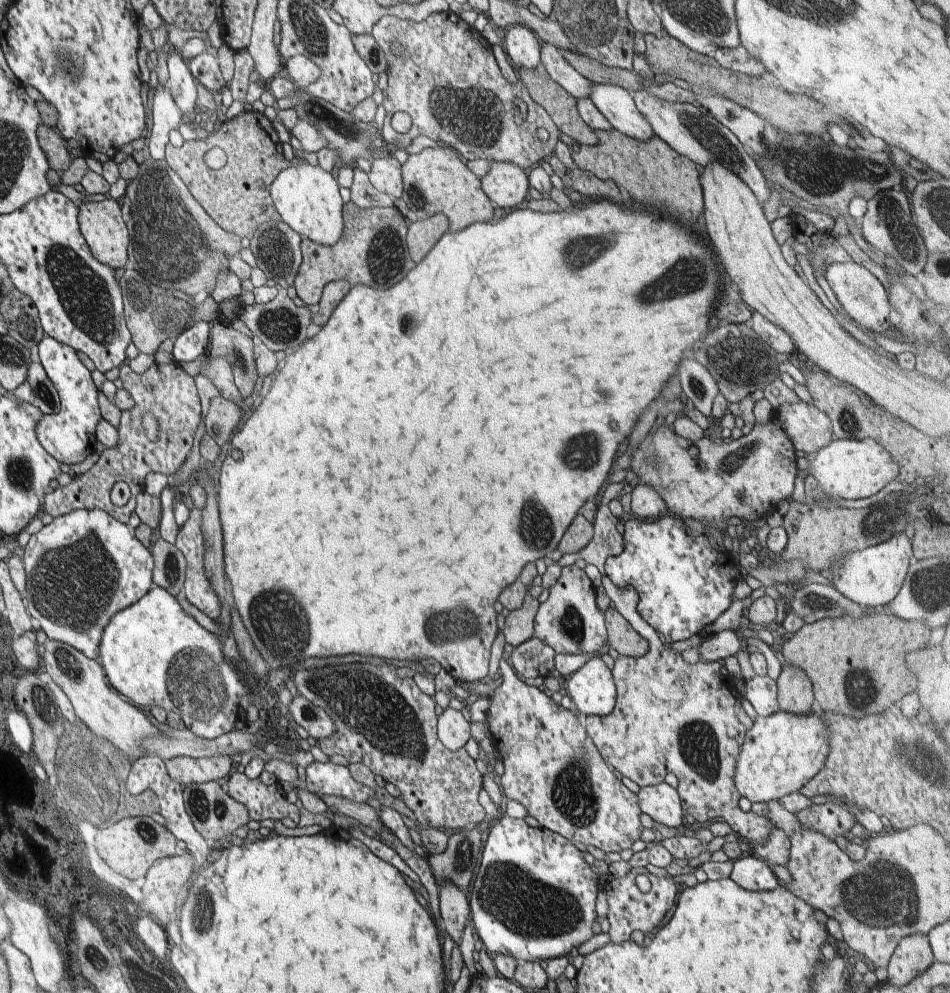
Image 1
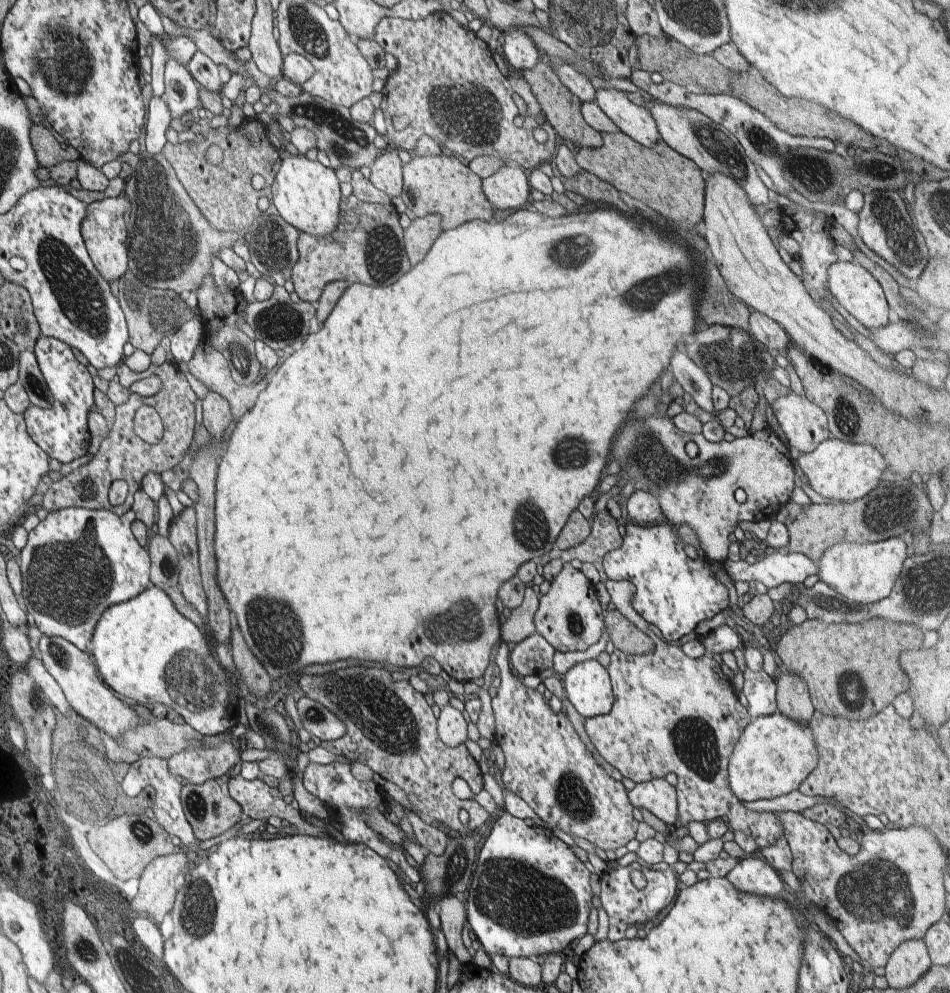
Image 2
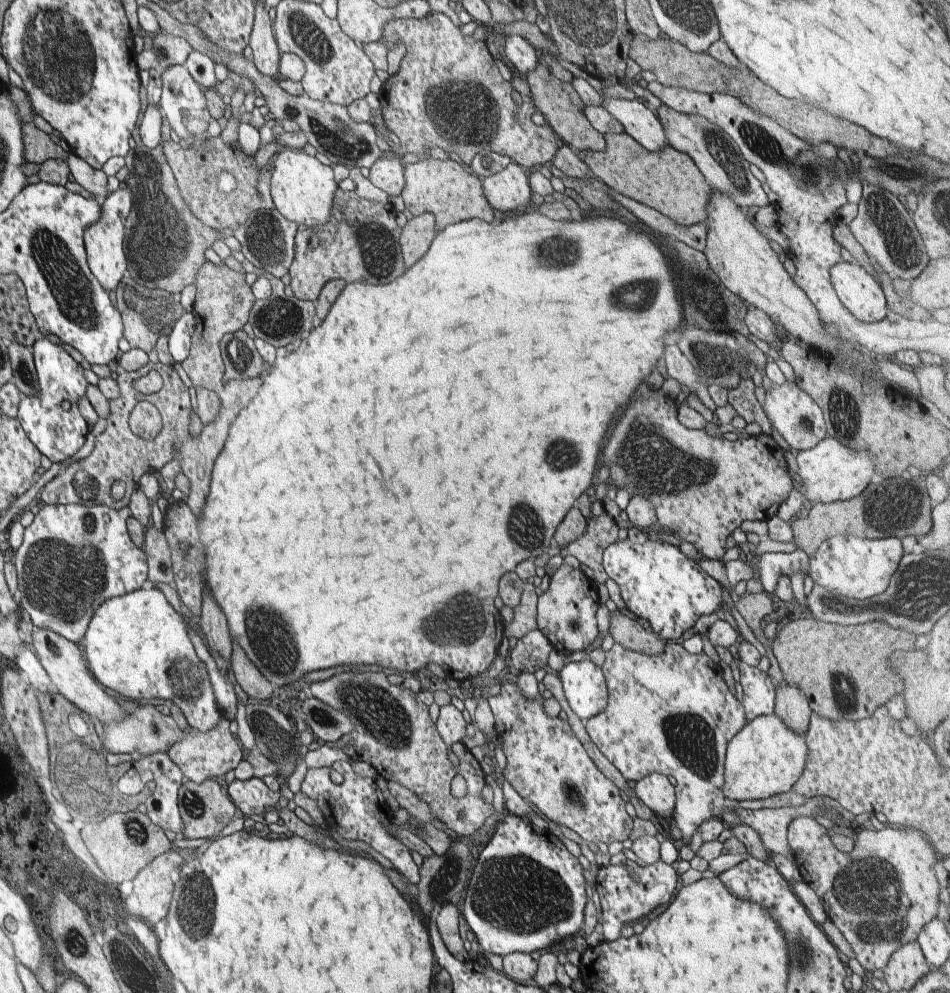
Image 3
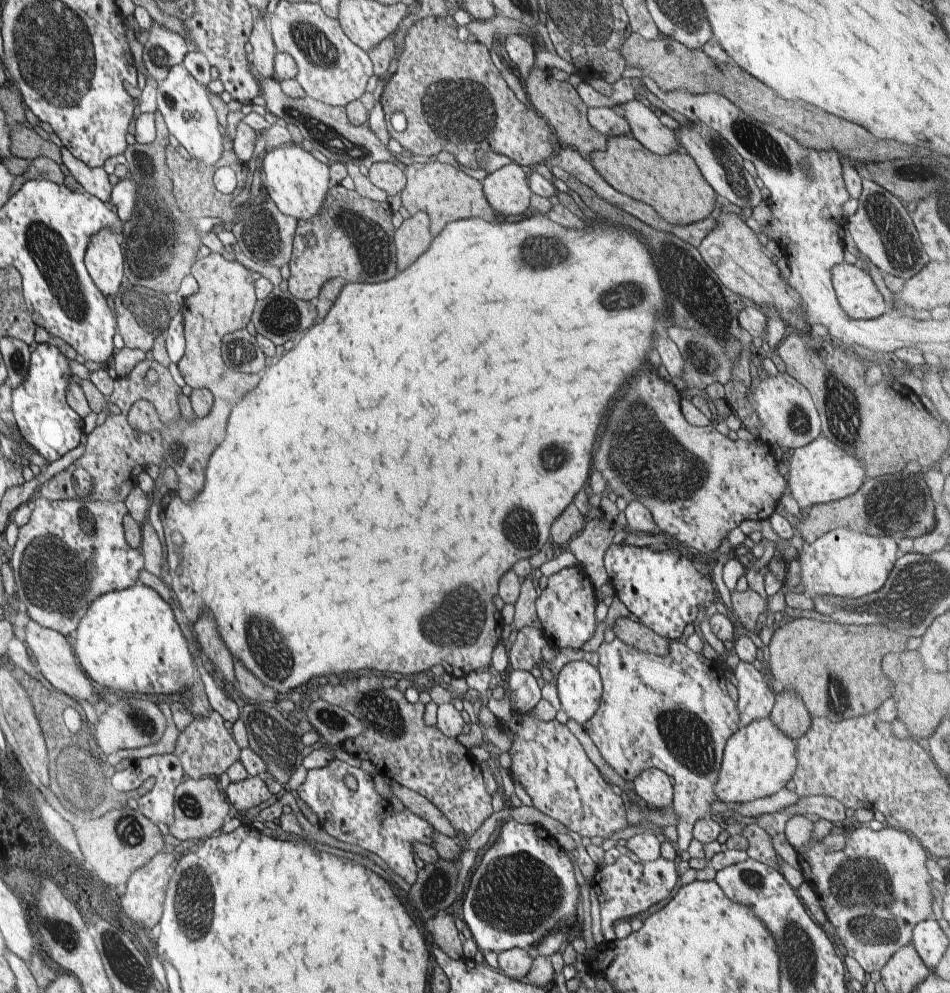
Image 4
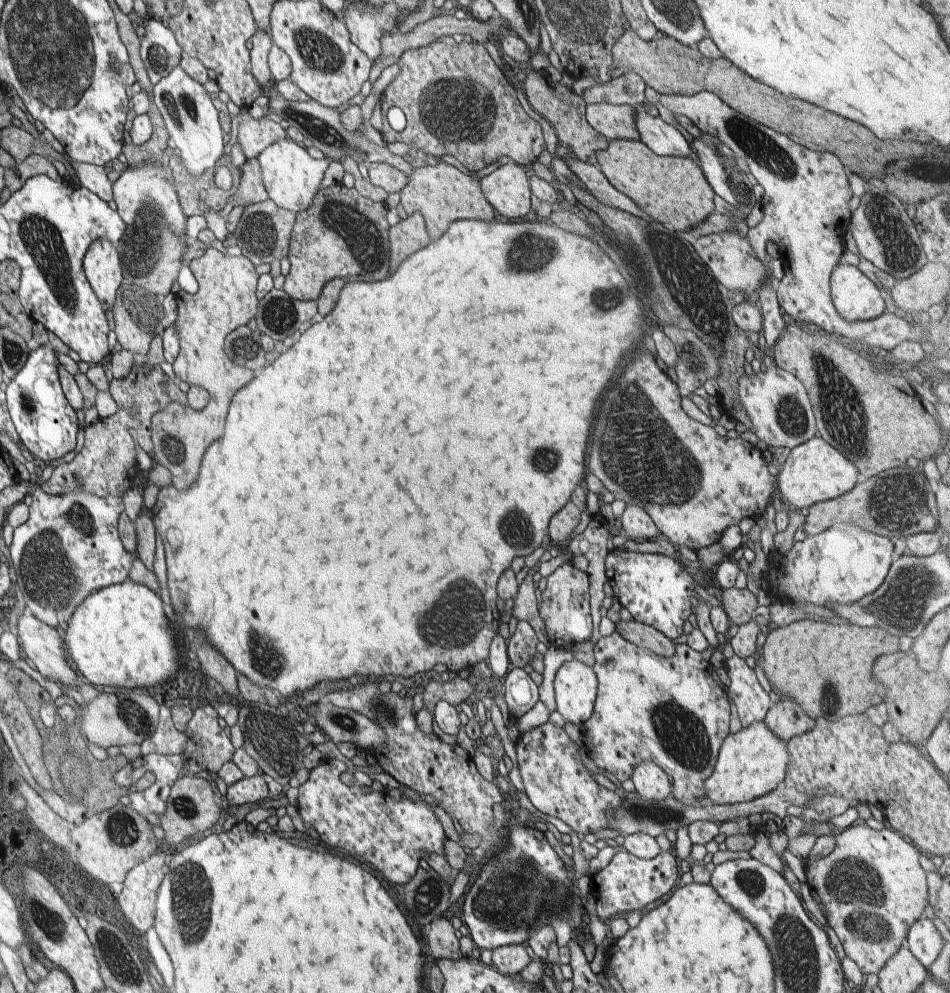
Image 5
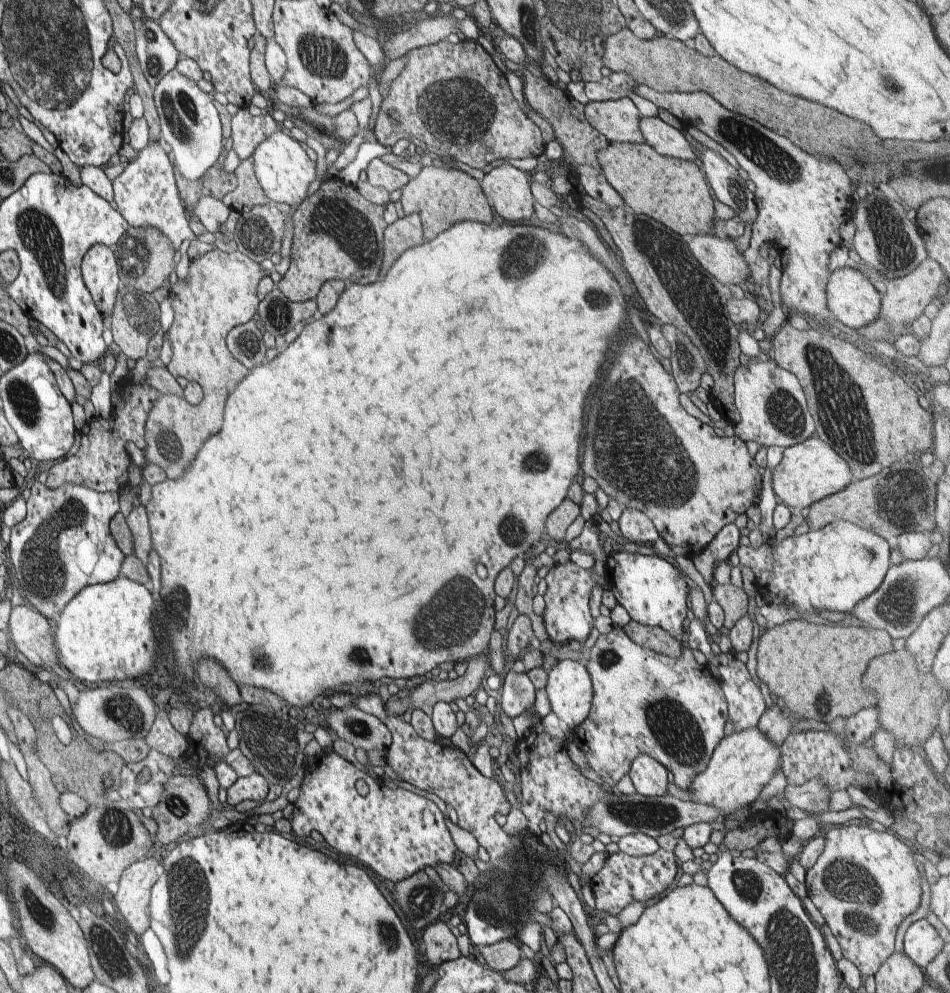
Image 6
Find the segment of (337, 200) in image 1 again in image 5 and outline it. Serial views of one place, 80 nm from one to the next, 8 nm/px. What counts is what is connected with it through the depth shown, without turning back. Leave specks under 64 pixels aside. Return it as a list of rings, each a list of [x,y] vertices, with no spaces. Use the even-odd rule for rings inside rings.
[[[290,138],[280,139],[278,142],[265,148],[257,156],[262,180],[268,196],[281,209],[289,210],[294,214],[308,210],[314,197],[319,193],[330,159],[314,159],[301,145]]]

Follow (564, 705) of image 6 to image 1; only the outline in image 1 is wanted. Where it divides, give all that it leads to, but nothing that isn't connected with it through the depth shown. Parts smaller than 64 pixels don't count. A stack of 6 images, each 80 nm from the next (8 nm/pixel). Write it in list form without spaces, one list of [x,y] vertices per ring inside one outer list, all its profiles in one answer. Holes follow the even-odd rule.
[[[590,658],[577,672],[564,679],[563,692],[572,698],[582,718],[606,716],[616,705],[612,672],[602,658]]]

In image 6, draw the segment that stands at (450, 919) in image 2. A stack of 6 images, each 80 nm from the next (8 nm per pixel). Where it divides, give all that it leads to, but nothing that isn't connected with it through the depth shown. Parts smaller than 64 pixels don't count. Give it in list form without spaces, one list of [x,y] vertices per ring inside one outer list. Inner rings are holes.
[[[442,920],[428,925],[421,939],[428,964],[436,966],[436,964],[453,961],[462,956],[458,950],[456,938],[448,924]]]

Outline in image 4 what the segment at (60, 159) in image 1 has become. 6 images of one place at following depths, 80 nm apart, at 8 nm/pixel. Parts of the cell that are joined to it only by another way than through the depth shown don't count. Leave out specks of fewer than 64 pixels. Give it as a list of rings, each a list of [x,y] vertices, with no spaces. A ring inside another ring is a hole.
[[[25,126],[12,127],[12,154],[19,159],[33,161],[48,156],[60,164],[60,147],[46,142],[47,136],[35,128]]]

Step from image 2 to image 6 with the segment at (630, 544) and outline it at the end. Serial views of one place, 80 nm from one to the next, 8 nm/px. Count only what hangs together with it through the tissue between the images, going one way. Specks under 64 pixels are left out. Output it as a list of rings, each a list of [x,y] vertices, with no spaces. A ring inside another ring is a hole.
[[[613,551],[607,558],[606,582],[632,621],[663,628],[675,639],[683,632],[690,588],[676,564],[659,555]]]

